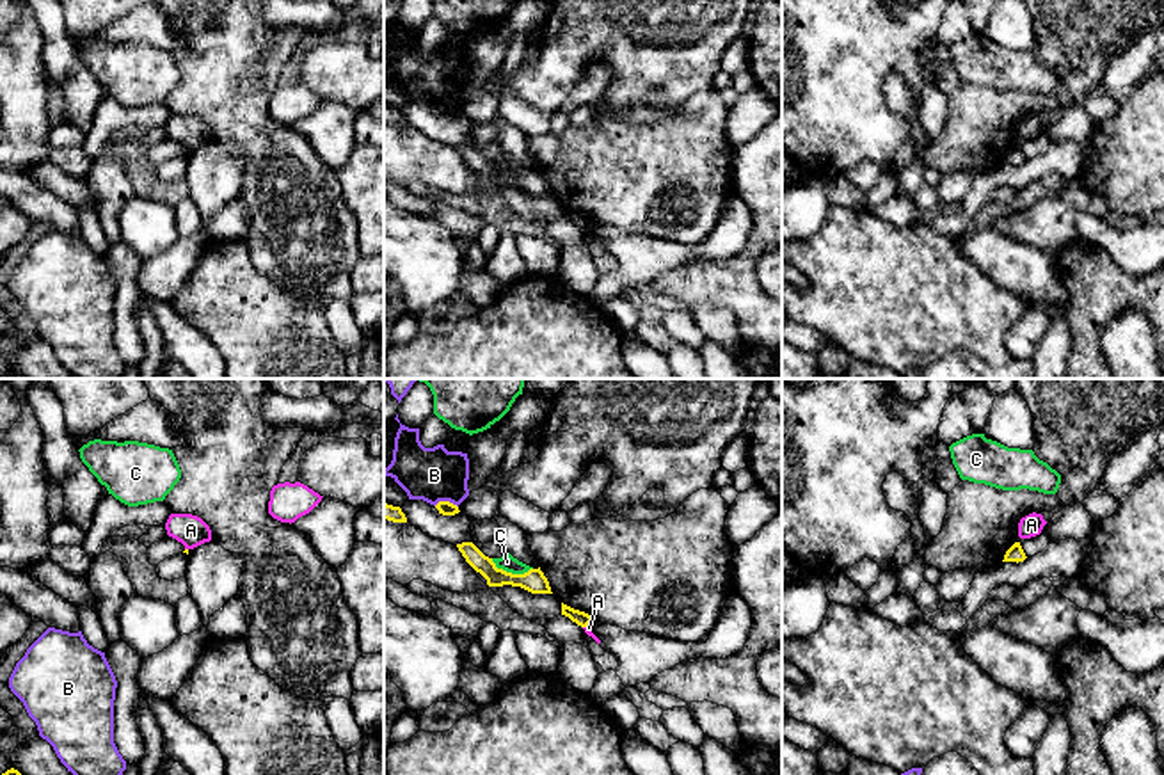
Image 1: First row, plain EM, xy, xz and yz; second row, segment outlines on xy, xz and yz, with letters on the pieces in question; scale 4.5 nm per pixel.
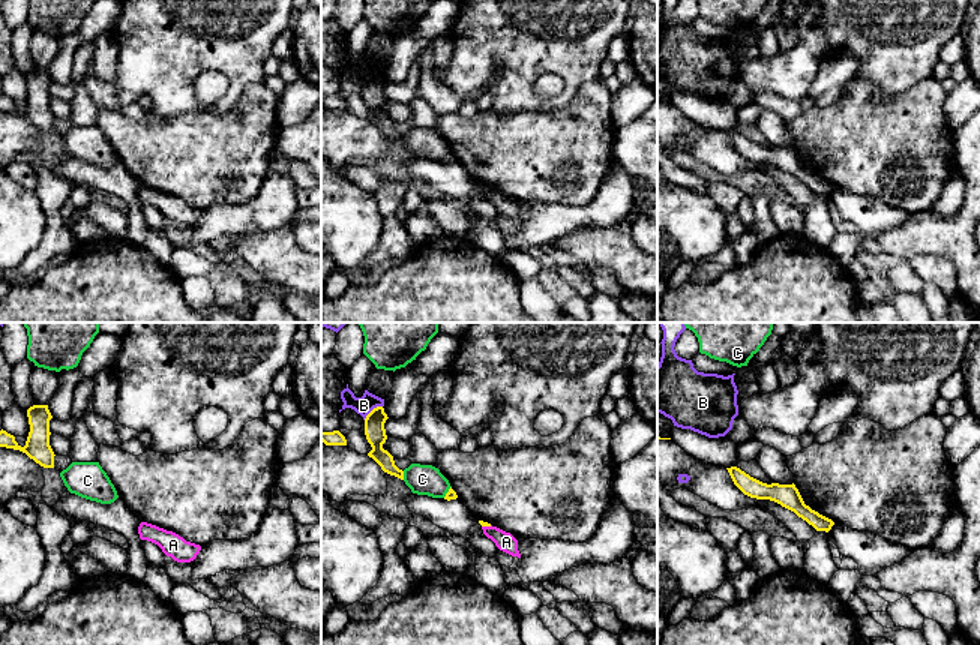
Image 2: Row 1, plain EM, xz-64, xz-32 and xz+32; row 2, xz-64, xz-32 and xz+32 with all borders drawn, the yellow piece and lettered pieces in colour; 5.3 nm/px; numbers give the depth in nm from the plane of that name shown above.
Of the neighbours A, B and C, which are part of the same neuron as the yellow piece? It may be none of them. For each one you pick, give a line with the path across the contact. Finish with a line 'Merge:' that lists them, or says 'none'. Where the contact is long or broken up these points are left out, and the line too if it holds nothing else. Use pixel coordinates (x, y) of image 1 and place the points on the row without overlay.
Merge: none

